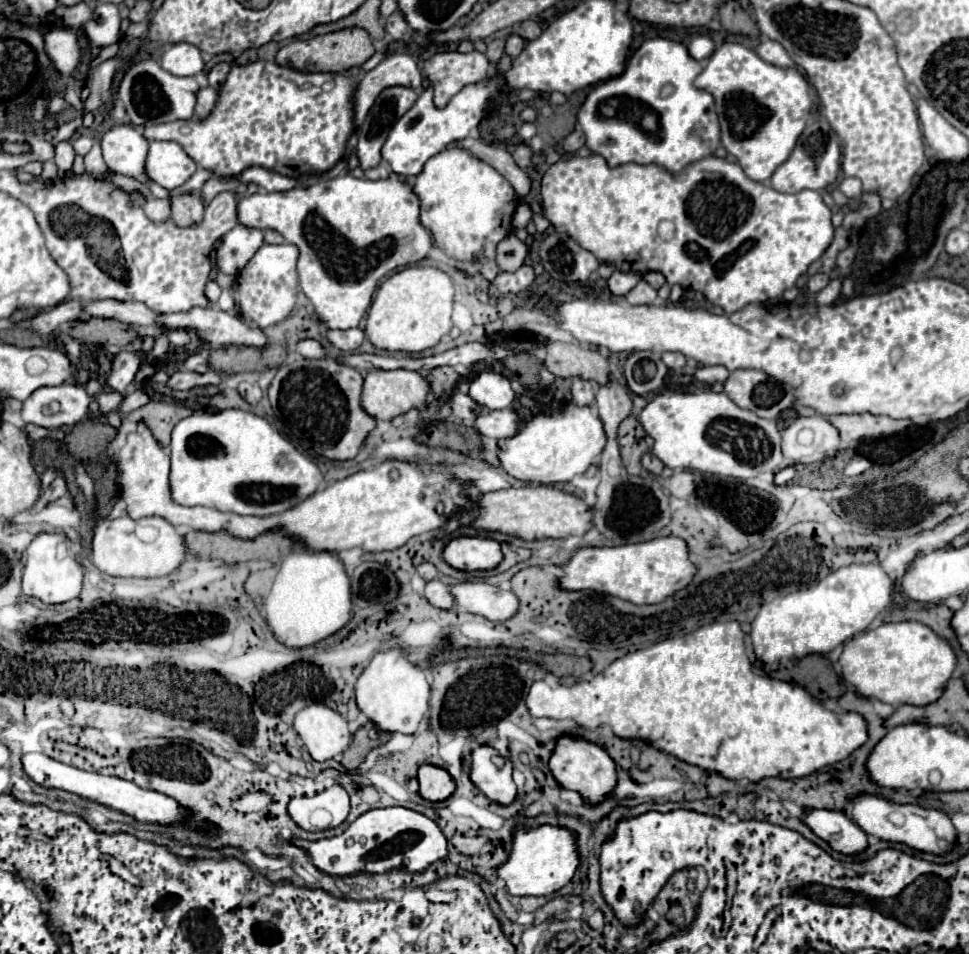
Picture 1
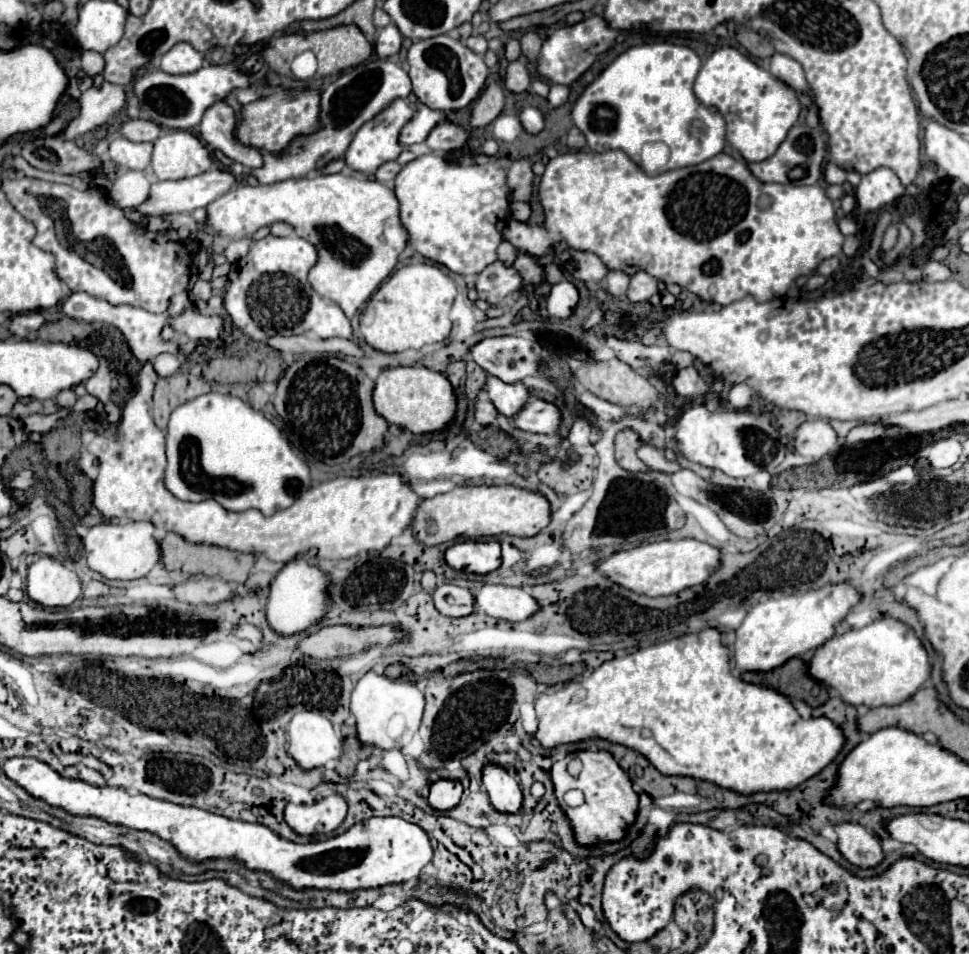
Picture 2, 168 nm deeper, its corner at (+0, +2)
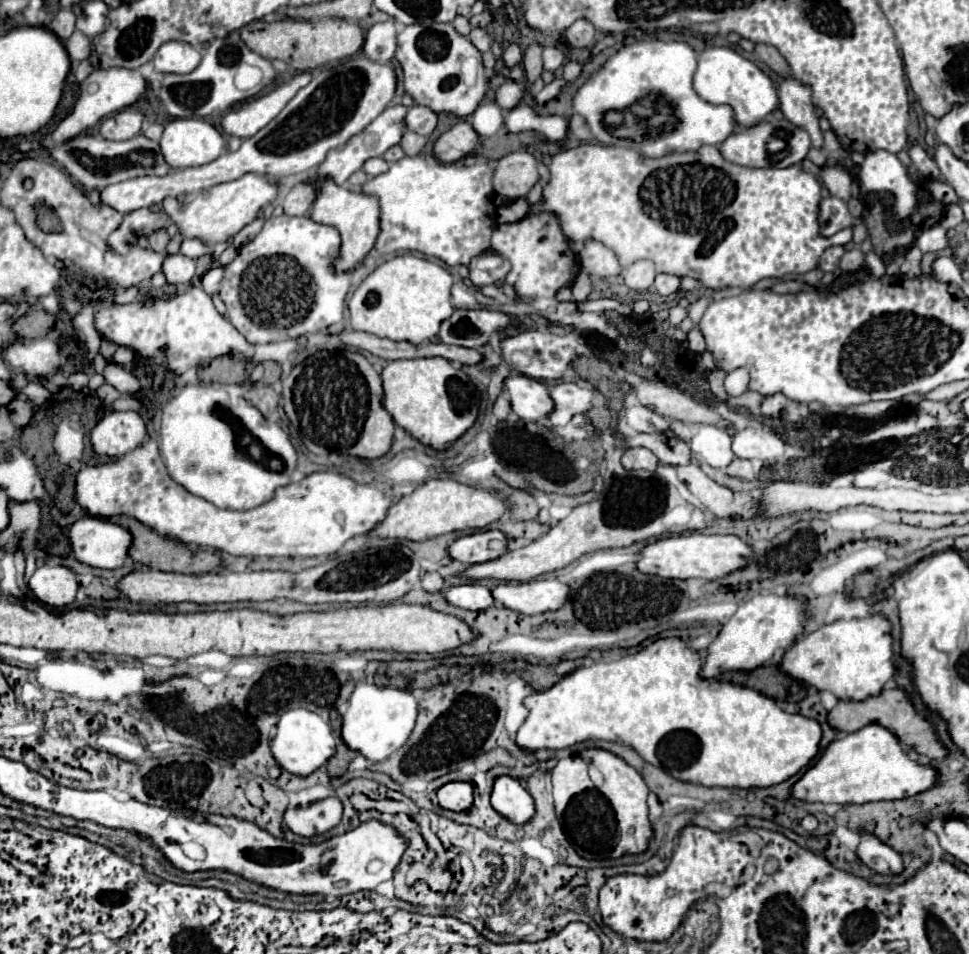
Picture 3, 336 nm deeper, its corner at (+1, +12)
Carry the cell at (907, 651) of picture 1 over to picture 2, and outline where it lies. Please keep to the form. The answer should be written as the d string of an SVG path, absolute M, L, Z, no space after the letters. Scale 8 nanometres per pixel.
M882 617L860 628L845 627L845 633L828 639L810 661L810 675L842 695L850 705L900 705L930 679L932 663L922 641L902 621Z

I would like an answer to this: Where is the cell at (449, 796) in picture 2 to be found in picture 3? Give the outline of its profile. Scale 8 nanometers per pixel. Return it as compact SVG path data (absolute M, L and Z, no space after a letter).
M461 781L447 783L437 791L437 797L439 797L439 805L443 809L465 813L473 805L473 787L469 783L461 783Z

